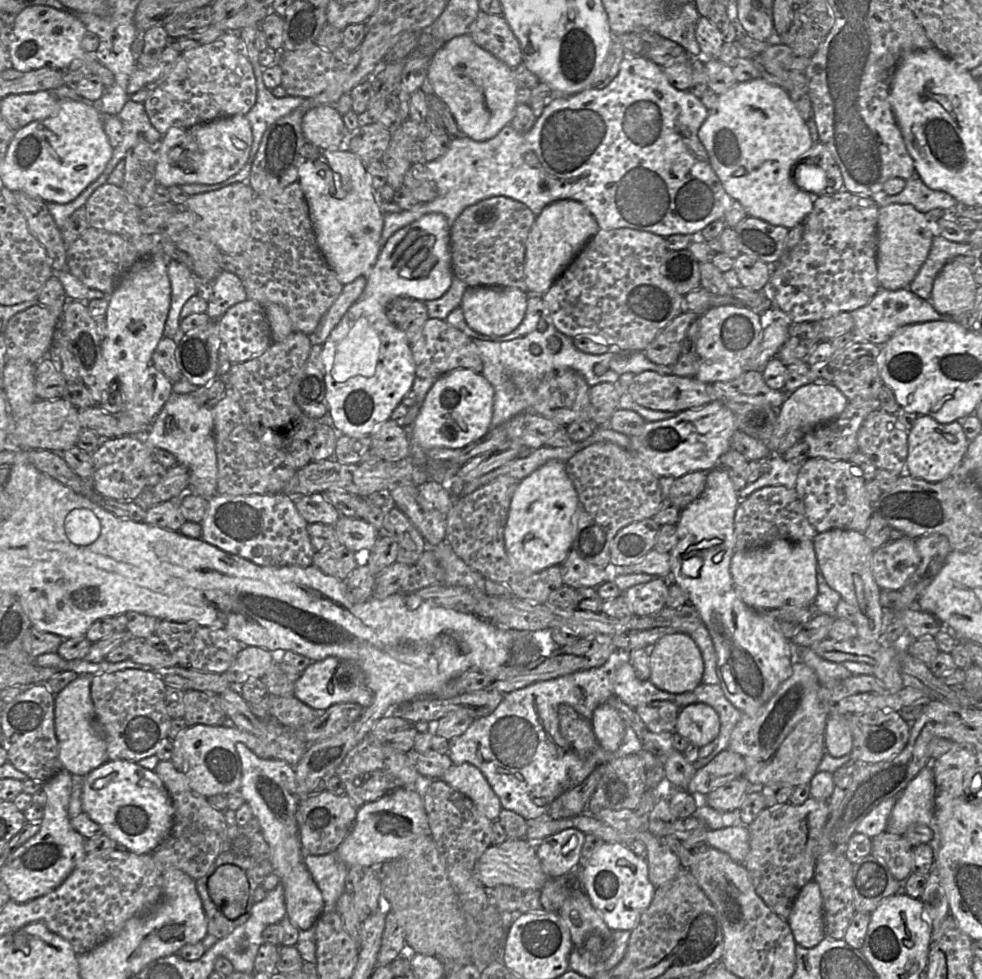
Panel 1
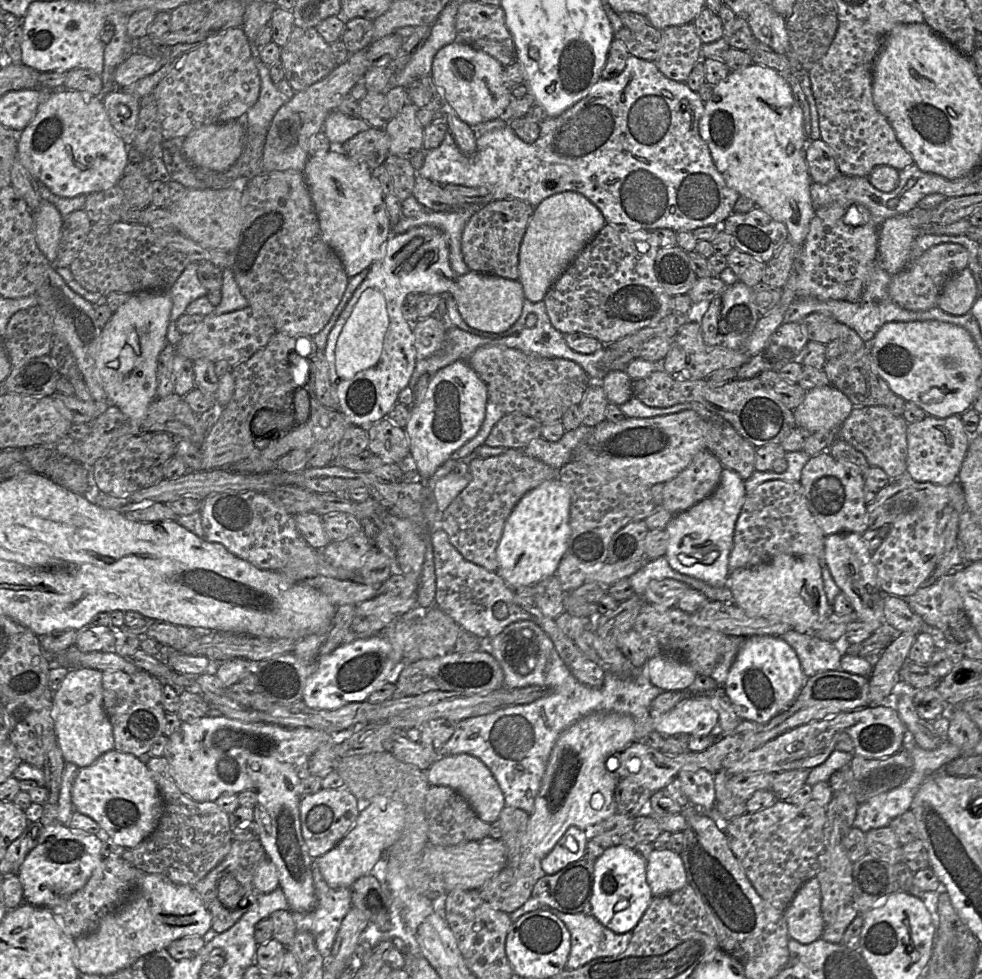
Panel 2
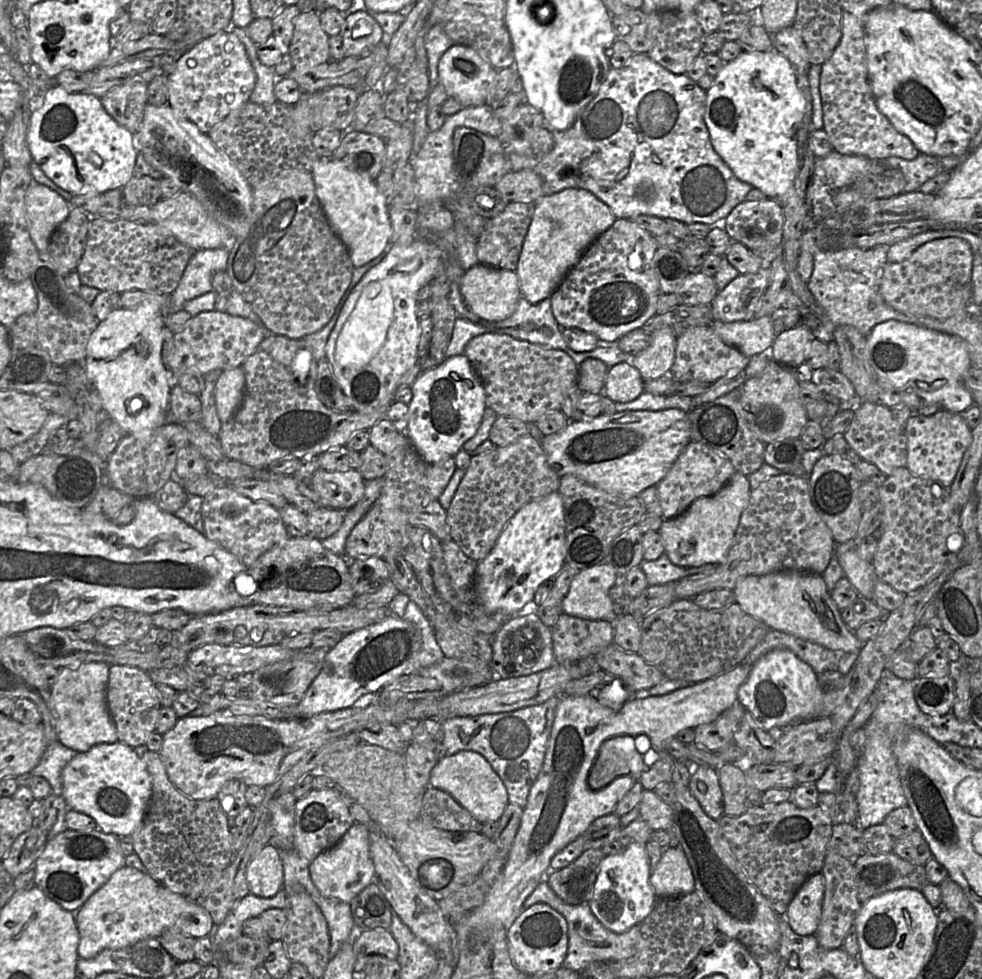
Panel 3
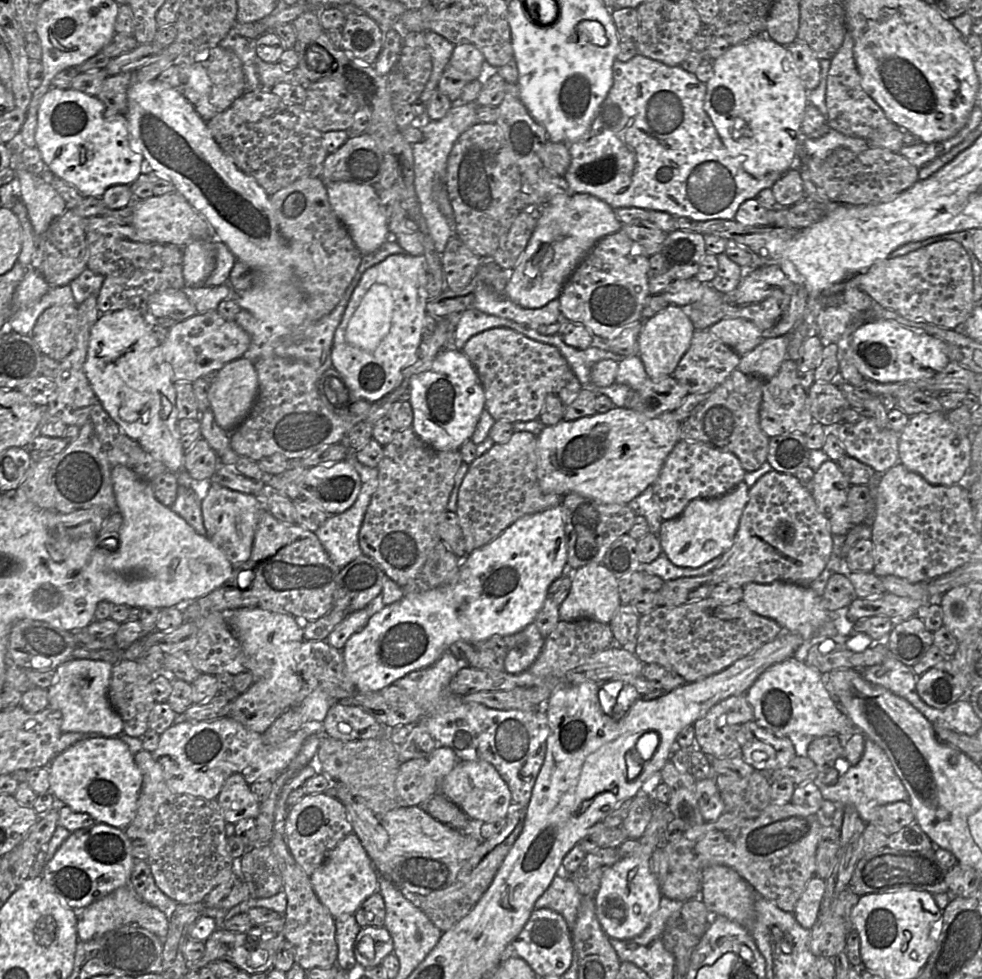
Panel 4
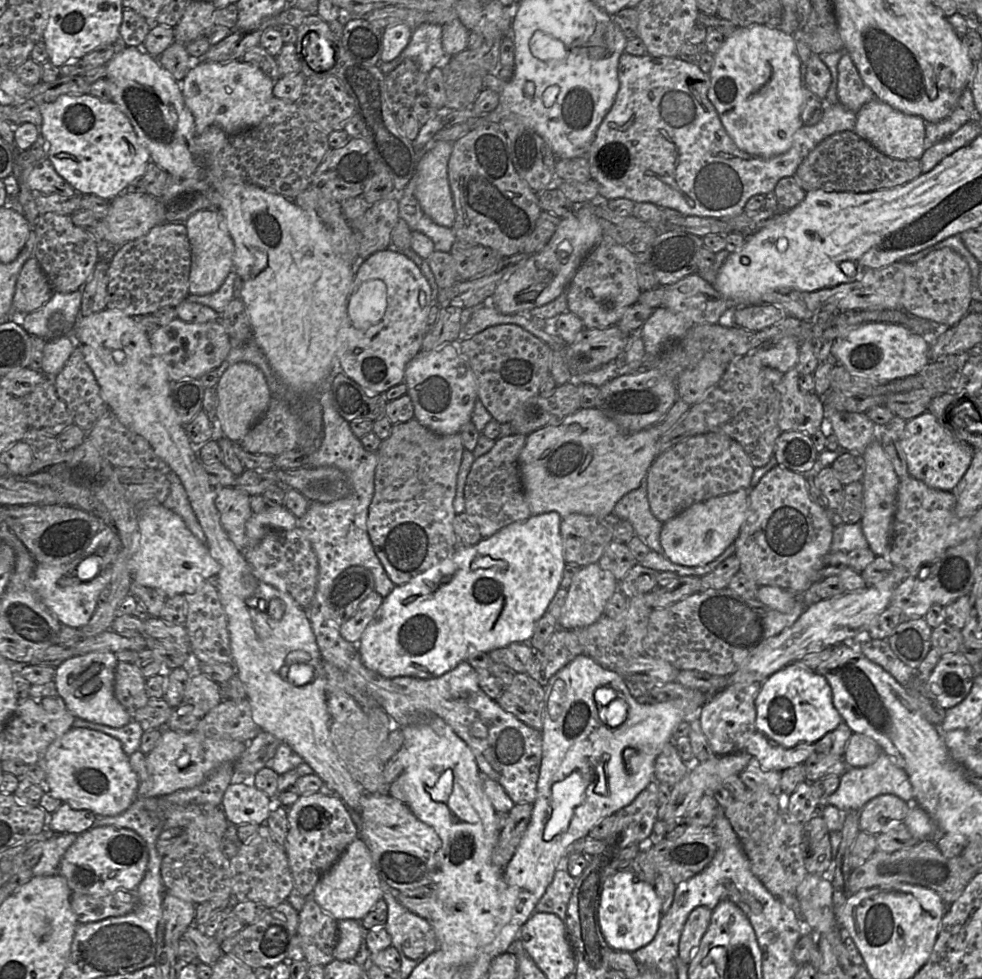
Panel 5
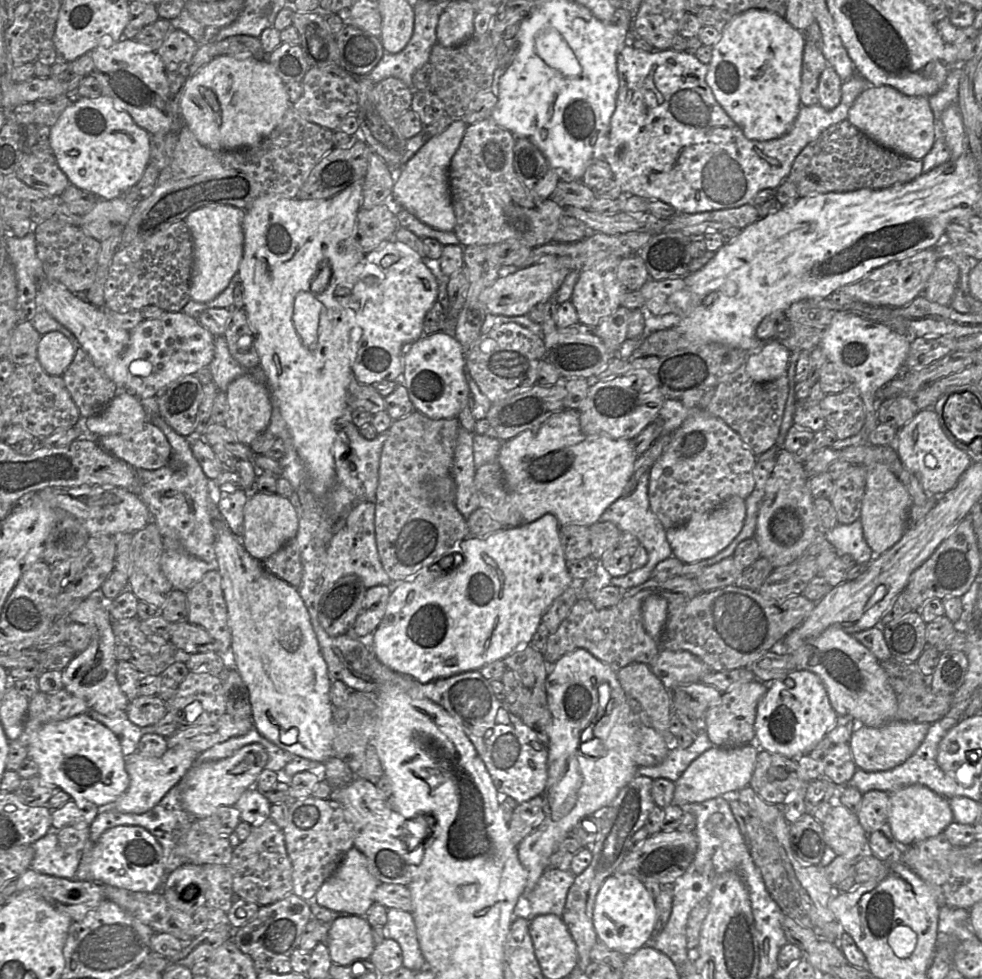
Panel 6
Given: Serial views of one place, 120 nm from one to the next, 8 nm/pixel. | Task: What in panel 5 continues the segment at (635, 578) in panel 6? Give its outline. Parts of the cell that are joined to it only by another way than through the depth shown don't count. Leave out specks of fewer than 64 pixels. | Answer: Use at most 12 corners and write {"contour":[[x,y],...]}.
{"contour":[[646,478],[624,495],[612,514],[635,535],[663,553],[663,523],[651,512]]}

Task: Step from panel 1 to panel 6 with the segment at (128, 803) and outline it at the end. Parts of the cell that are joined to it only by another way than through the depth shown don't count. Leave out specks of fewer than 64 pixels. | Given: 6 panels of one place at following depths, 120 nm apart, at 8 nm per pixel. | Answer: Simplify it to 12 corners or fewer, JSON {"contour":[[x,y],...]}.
{"contour":[[87,714],[45,724],[38,776],[101,807],[129,786],[118,737]]}

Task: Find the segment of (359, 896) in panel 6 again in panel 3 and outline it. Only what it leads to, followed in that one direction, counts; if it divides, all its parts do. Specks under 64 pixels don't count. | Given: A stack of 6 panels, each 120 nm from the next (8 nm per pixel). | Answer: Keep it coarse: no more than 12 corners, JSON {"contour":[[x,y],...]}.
{"contour":[[355,822],[310,862],[323,896],[350,904],[374,881],[369,829]]}

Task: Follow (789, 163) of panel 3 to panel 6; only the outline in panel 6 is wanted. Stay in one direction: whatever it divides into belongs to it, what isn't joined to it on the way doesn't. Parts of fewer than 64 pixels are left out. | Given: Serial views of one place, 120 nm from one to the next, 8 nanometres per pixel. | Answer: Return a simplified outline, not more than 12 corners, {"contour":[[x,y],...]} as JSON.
{"contour":[[748,10],[712,48],[706,82],[749,140],[799,113],[804,34]]}

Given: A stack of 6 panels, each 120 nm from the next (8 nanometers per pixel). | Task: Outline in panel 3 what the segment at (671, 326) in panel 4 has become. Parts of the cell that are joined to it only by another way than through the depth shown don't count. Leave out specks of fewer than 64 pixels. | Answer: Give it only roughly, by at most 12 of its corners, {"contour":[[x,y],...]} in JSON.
{"contour":[[656,330],[632,359],[645,381],[669,374],[677,336]]}

